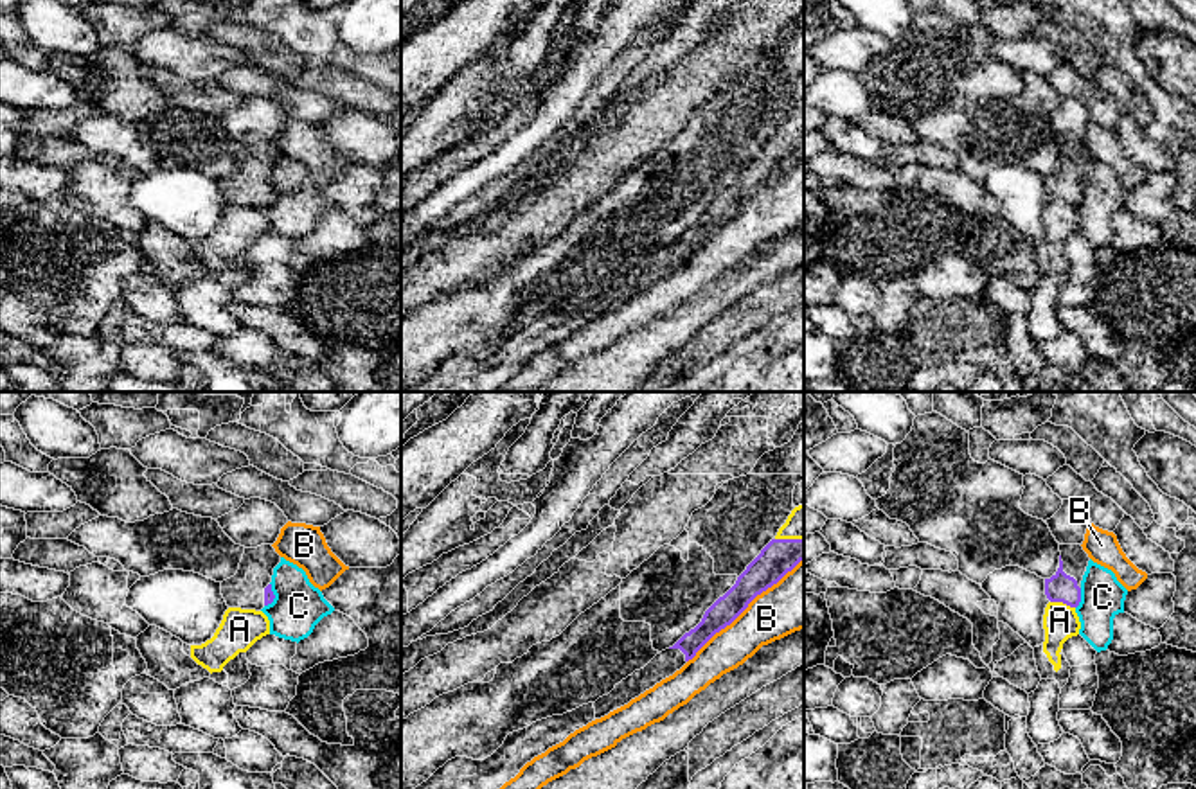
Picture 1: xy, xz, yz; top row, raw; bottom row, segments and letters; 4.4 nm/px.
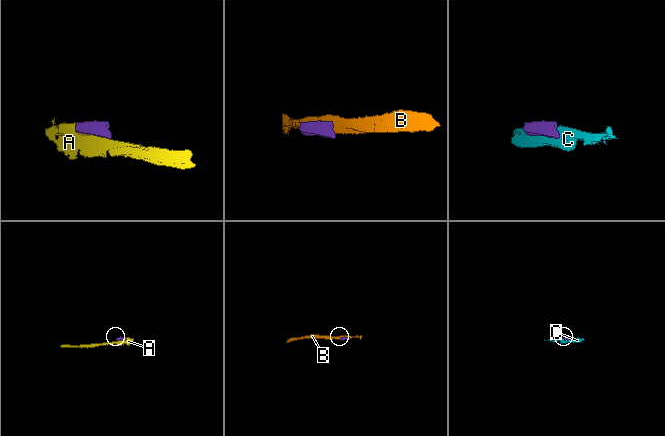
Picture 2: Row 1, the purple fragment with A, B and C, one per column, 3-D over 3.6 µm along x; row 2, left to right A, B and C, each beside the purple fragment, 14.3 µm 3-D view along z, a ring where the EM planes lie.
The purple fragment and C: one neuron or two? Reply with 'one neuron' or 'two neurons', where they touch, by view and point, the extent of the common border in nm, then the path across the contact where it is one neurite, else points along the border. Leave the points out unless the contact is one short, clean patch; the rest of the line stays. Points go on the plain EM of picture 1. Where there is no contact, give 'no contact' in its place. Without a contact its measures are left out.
two neurons | yz (1079, 196) | 100 nm

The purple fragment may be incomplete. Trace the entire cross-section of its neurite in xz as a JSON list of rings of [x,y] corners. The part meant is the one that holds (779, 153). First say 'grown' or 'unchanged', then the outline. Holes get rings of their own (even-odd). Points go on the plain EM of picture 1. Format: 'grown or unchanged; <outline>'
grown; [[[772,137],[737,174],[736,182],[705,208],[694,226],[594,300],[595,316],[628,302],[680,268],[716,230],[730,223],[757,192],[777,182],[800,158],[804,158],[804,137]]]

